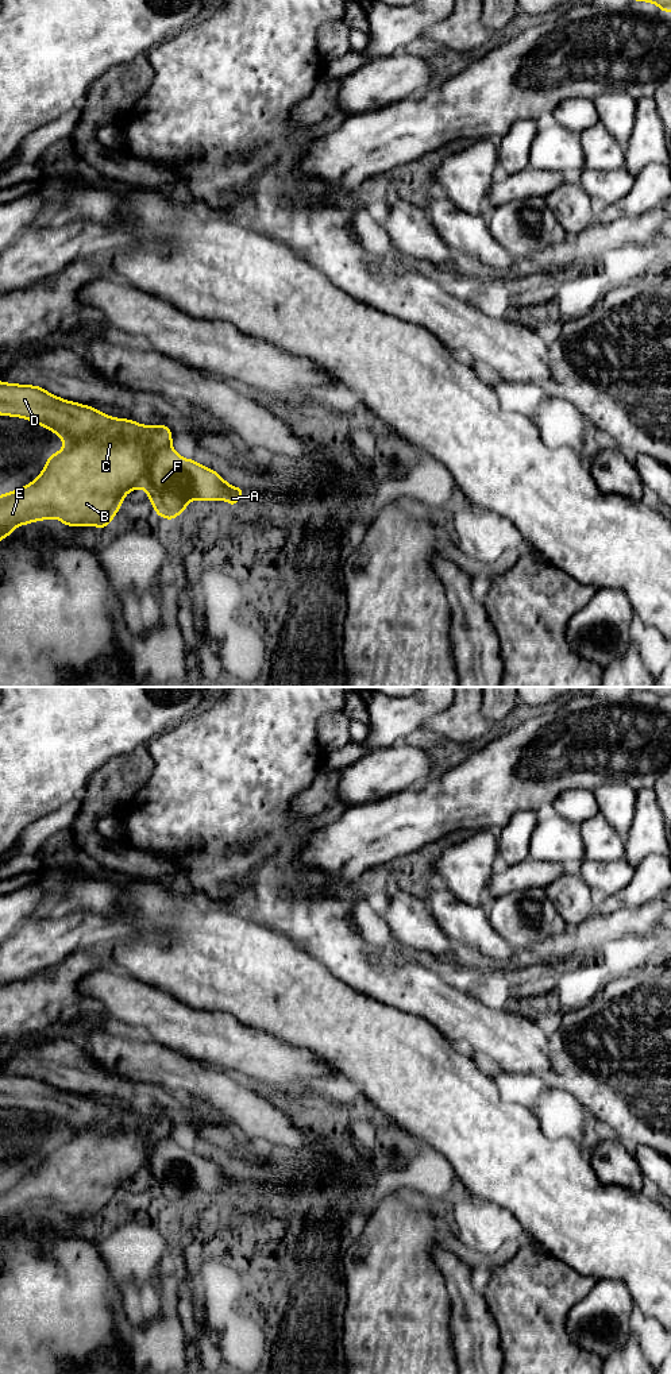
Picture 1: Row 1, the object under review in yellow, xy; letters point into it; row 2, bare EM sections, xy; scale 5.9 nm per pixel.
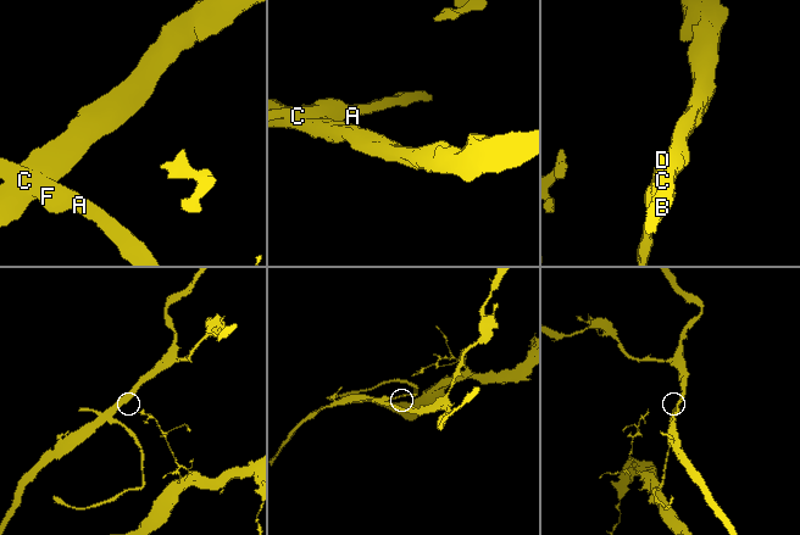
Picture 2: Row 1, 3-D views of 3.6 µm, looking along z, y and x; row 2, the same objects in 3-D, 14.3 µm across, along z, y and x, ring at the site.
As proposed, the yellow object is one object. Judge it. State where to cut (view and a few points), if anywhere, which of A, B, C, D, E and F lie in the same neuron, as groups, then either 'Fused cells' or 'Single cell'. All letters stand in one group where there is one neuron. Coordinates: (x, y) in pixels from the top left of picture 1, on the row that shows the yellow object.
Split along xy (112, 419), (104, 429), (88, 439), (66, 446). Groups: A D F / B C E. Fused cells

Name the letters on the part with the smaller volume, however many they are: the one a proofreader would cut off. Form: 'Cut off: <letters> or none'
Cut off: A, D, F

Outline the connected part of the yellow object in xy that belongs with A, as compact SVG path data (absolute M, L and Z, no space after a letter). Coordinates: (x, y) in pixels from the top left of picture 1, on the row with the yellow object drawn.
M171 444L159 448L150 459L143 489L155 513L165 520L174 520L192 499L225 499L235 507L246 490L230 486L212 468L184 459Z

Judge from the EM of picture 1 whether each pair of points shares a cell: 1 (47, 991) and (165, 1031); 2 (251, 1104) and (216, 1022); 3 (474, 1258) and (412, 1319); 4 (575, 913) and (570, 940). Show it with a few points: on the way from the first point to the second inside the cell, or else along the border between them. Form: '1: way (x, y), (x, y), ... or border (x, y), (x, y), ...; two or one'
1: border (88, 973), (80, 983), (78, 991), (89, 1006); two
2: border (212, 1066), (230, 1070), (240, 1080); two
3: way (443, 1237), (434, 1237), (412, 1258), (412, 1288); one
4: border (594, 909), (577, 925), (567, 927); two

